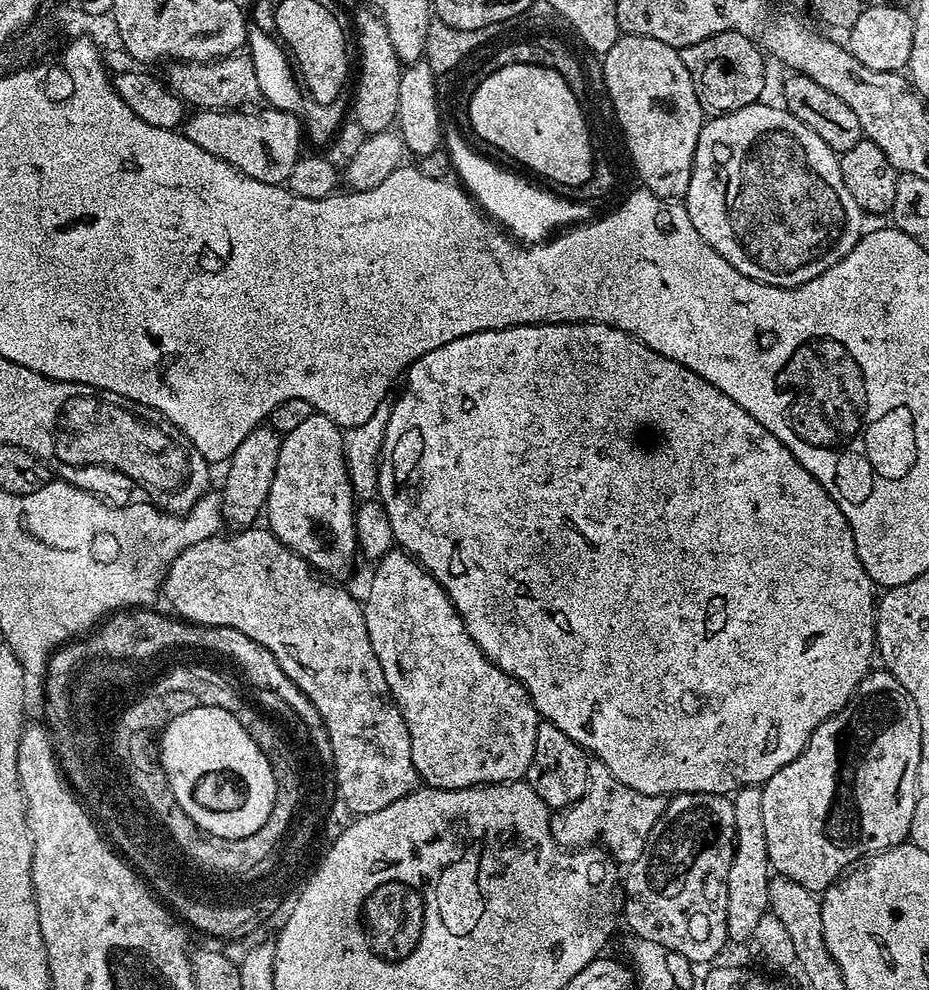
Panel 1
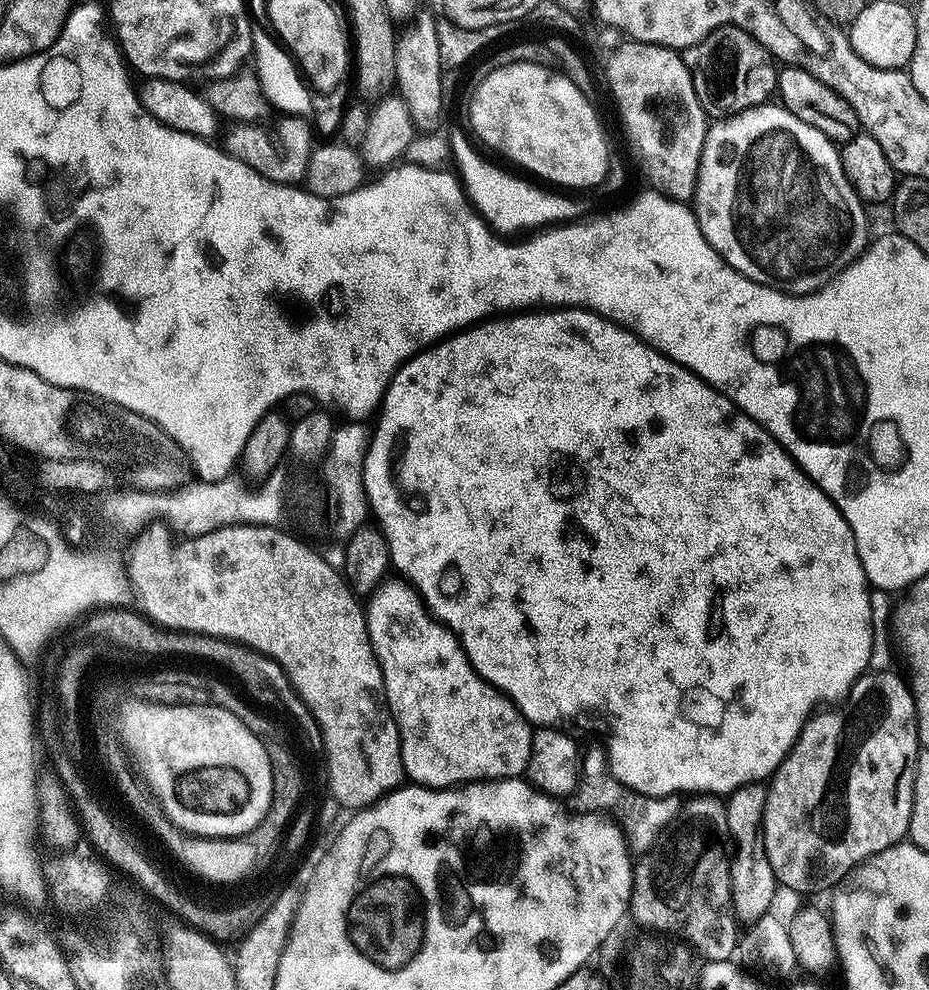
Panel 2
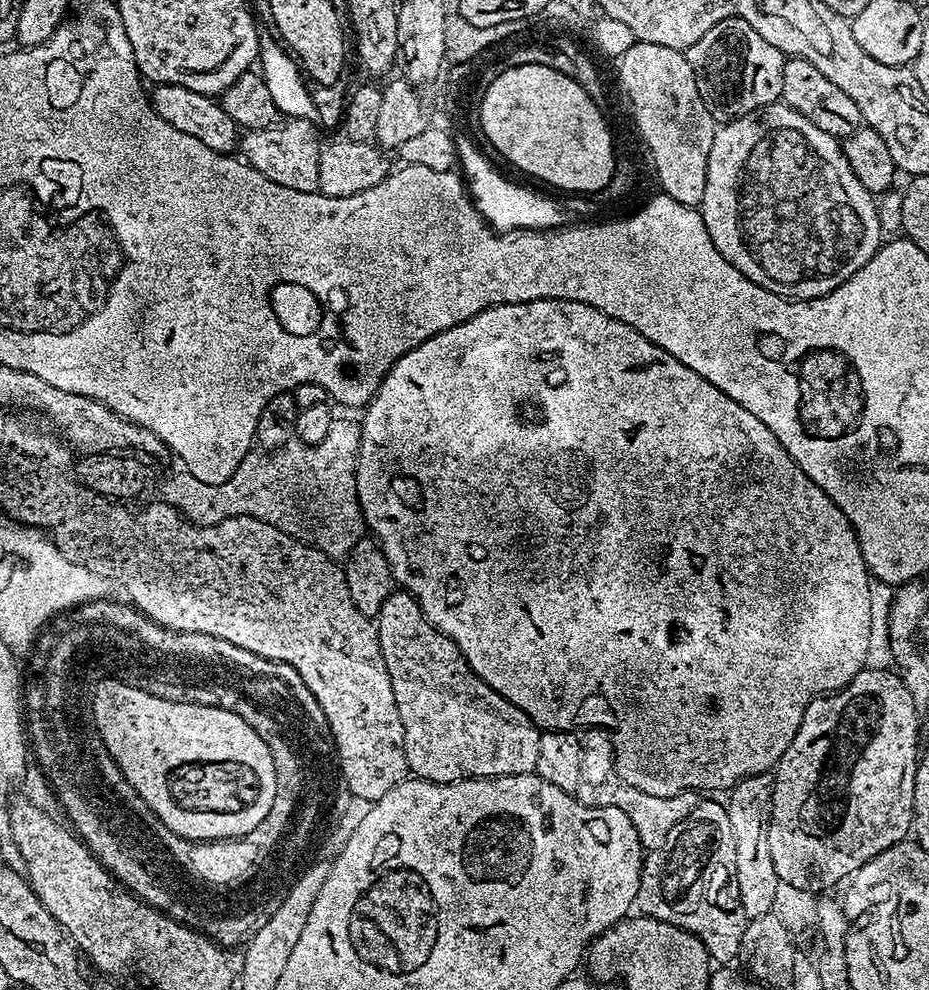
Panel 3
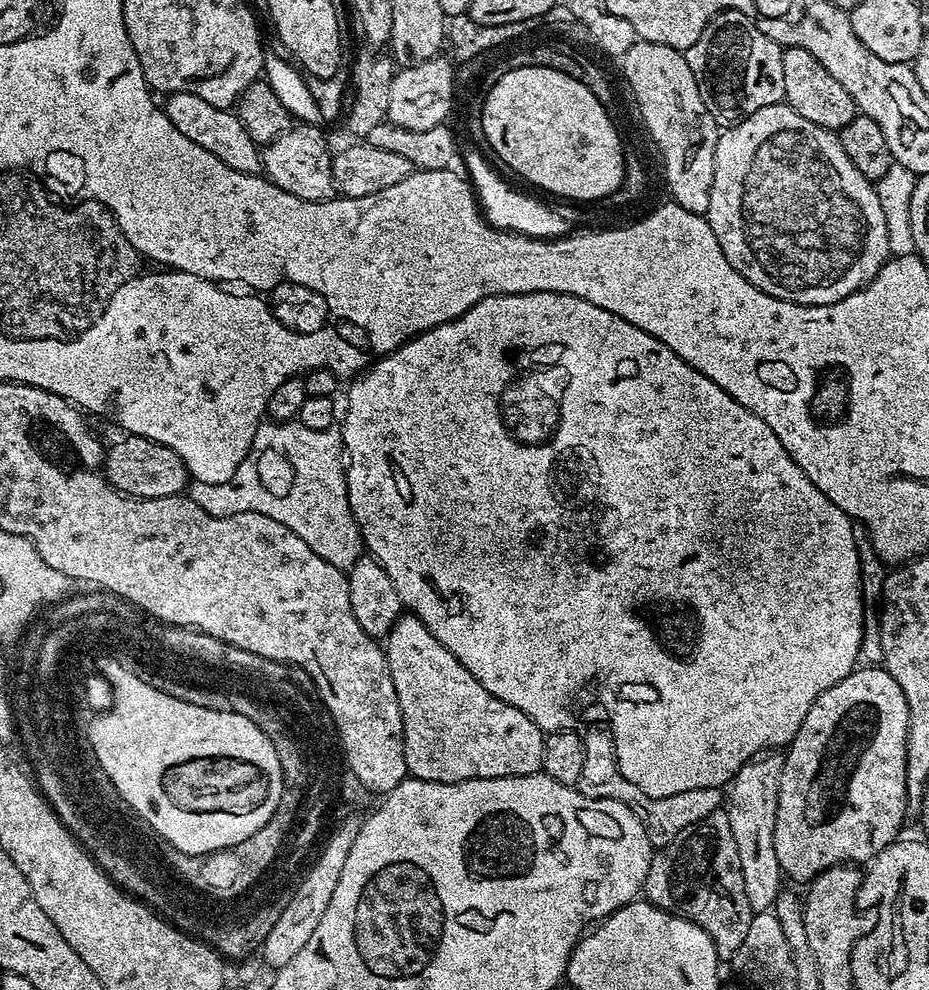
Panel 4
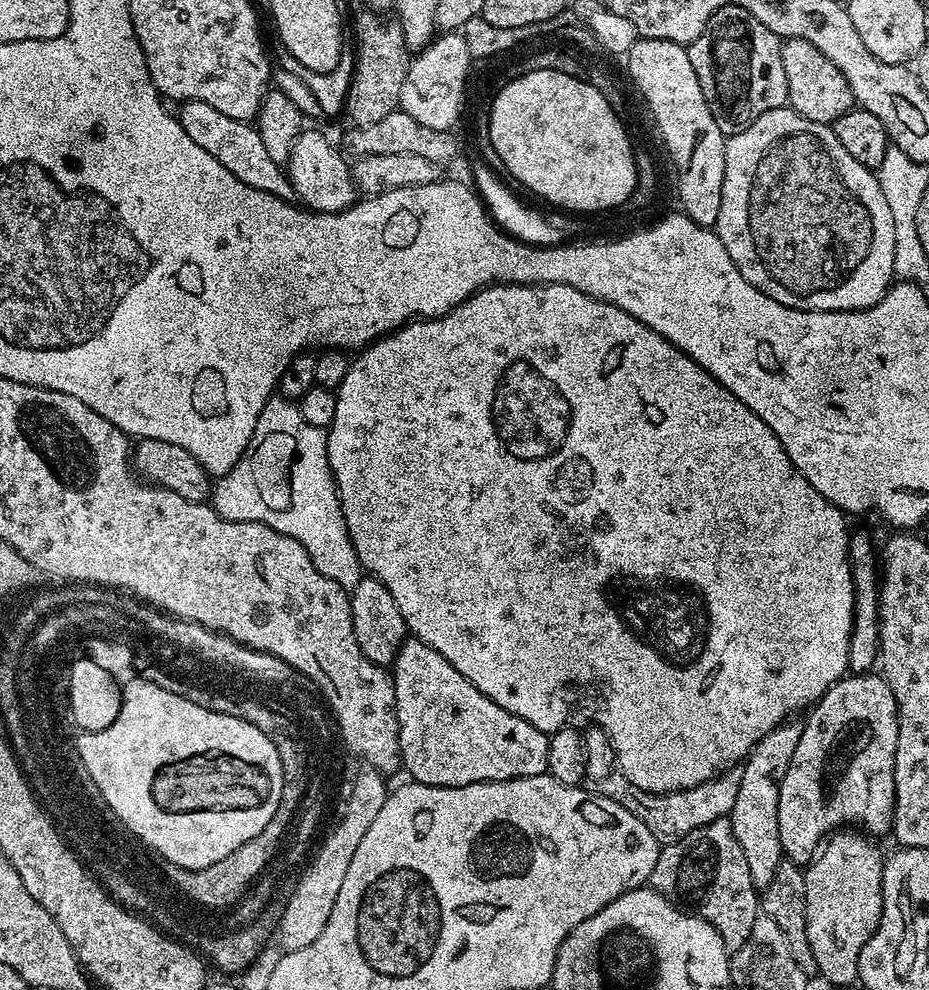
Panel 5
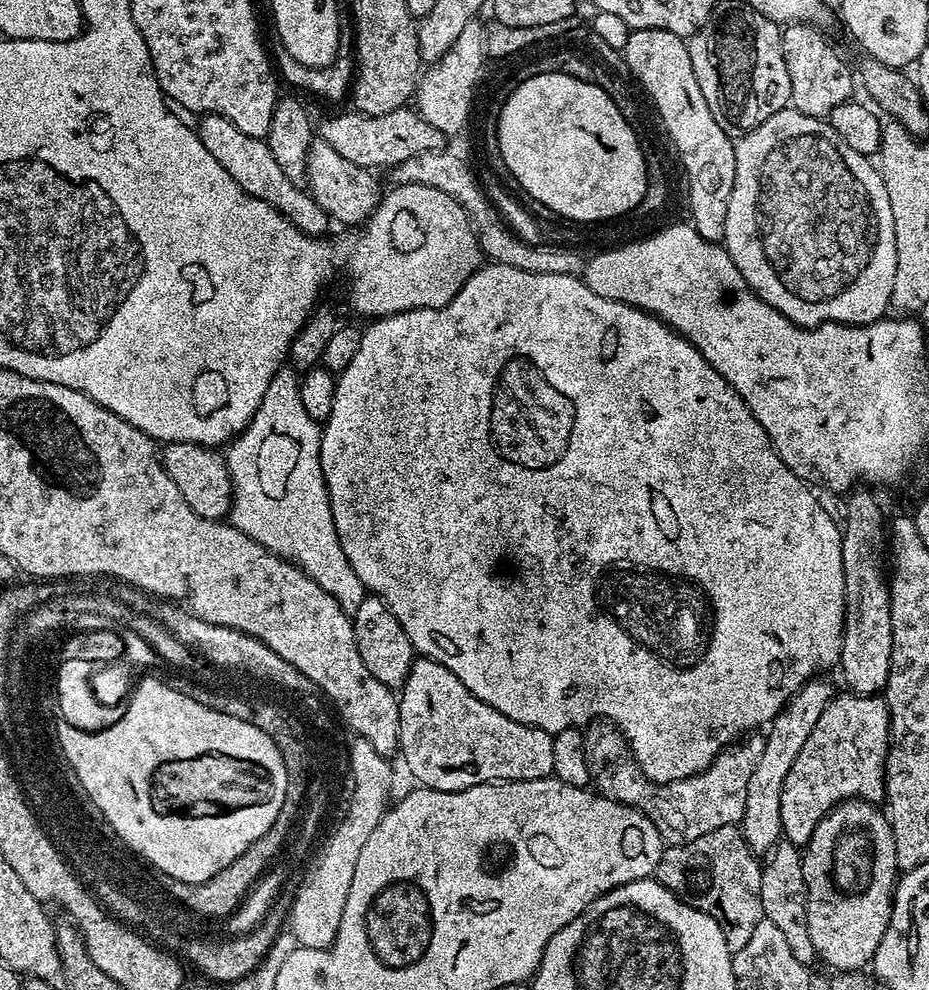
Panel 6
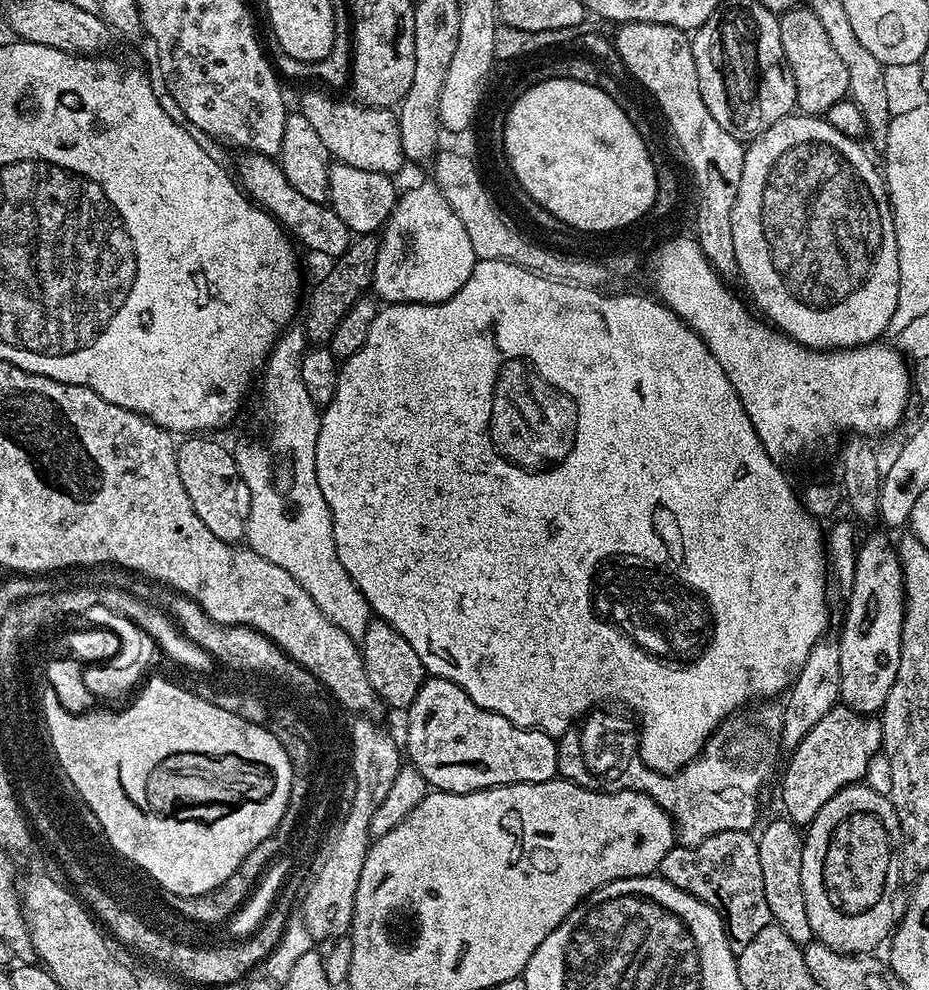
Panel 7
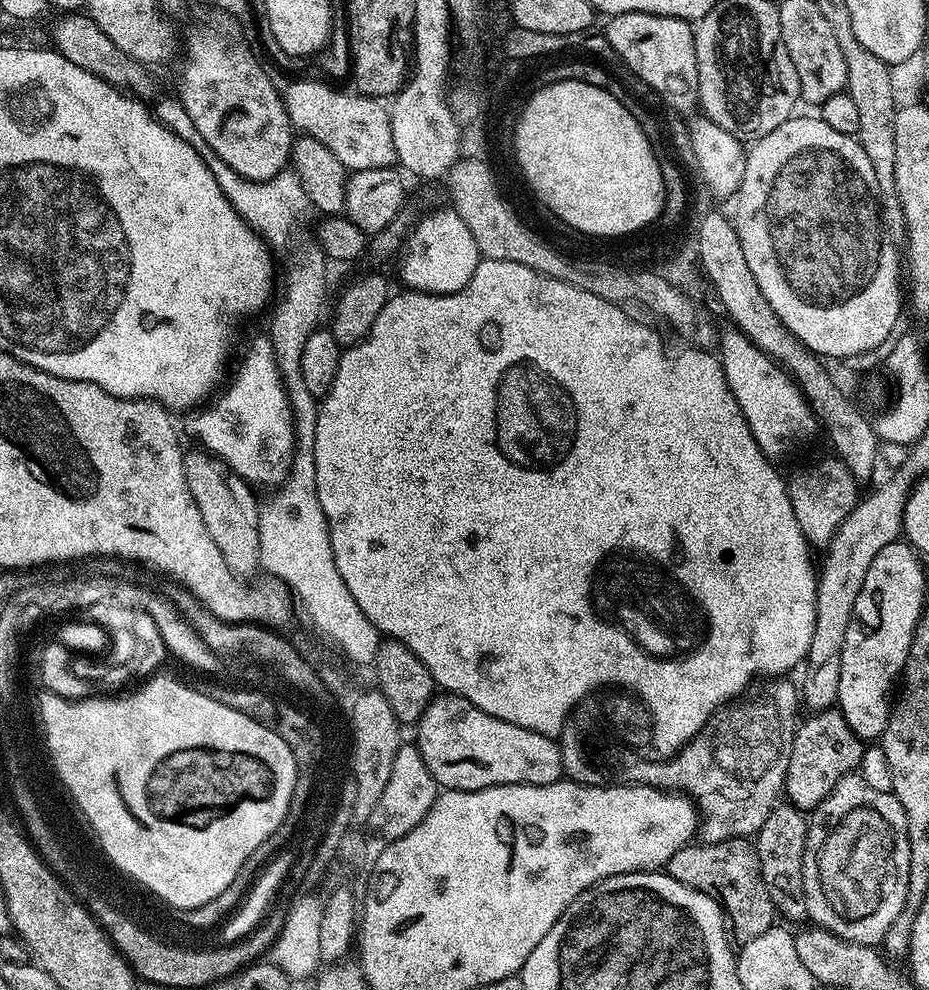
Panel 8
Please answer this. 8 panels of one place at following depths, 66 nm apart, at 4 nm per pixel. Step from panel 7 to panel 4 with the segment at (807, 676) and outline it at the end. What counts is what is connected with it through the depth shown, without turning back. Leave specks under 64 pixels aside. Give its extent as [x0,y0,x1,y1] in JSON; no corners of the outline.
[726,754,784,913]

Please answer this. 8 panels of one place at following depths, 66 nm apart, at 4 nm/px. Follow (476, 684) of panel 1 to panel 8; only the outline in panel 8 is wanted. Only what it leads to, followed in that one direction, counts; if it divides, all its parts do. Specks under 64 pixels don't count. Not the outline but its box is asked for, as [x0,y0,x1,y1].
[414,696,564,792]

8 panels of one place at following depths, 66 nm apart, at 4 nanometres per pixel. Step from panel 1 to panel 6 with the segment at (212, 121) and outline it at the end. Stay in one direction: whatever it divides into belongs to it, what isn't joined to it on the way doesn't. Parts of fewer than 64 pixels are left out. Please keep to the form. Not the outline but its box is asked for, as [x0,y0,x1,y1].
[306,138,382,226]

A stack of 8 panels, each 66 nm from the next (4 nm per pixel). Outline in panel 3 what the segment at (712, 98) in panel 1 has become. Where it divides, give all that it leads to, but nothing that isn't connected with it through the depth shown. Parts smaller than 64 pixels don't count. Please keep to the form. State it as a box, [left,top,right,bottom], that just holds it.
[686,18,785,122]

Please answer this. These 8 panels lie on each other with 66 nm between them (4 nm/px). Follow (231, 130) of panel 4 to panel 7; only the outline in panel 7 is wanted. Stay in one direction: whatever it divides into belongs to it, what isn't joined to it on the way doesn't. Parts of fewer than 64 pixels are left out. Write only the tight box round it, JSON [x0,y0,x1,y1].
[235,151,354,258]

